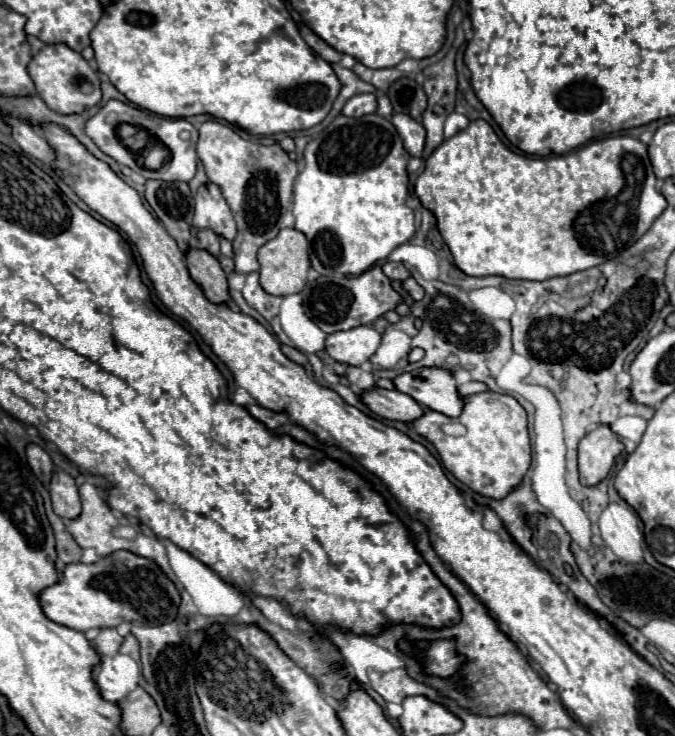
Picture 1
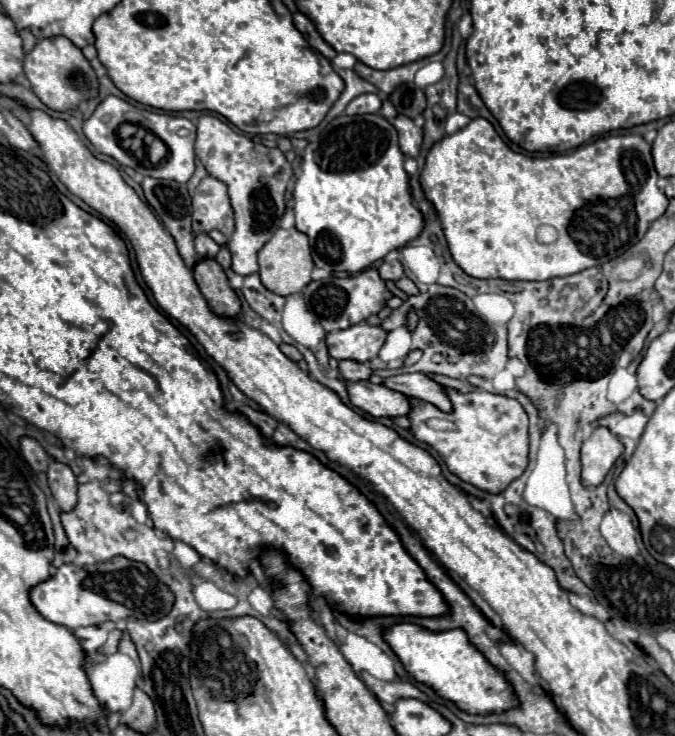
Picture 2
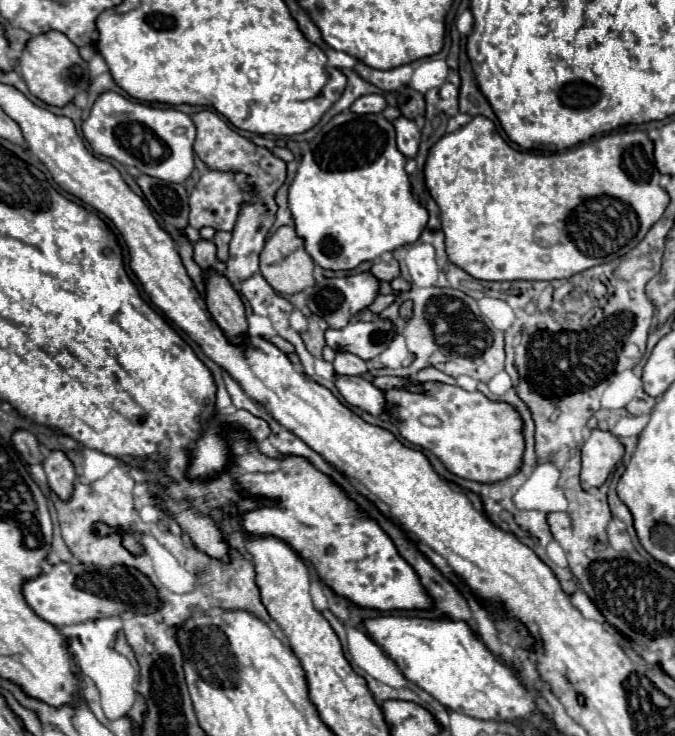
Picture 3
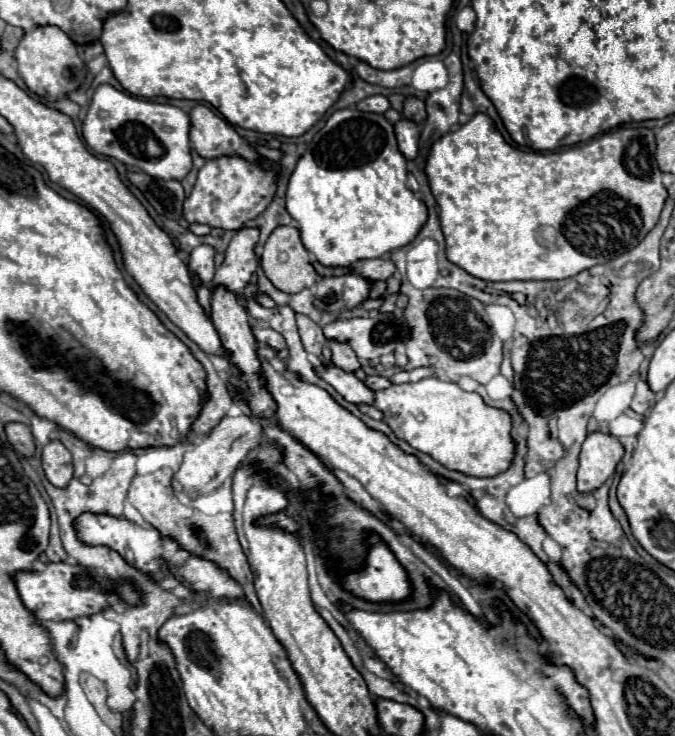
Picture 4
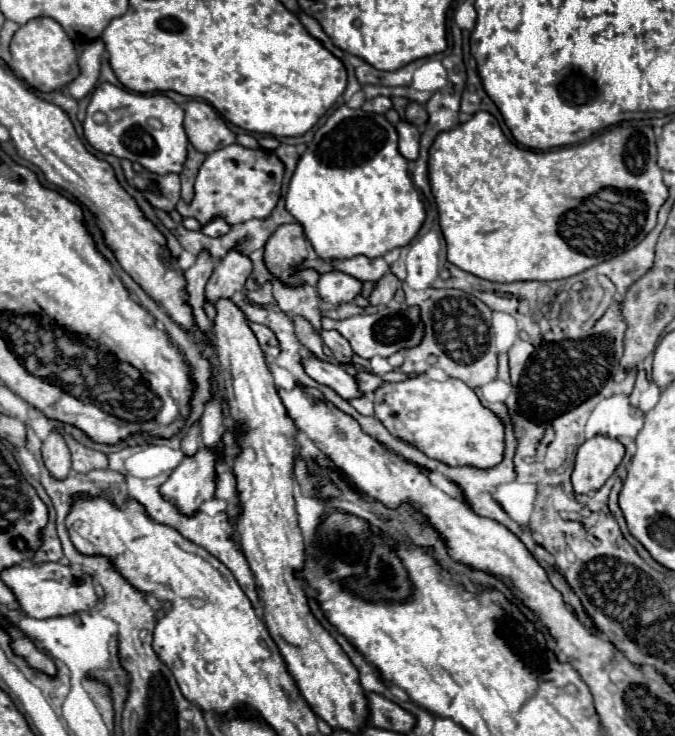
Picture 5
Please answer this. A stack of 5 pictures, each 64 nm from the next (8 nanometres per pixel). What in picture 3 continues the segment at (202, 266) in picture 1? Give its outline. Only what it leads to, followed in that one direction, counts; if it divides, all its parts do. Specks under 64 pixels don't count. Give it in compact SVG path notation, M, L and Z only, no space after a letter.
M214 270L206 274L206 306L216 324L222 328L224 336L228 336L228 342L244 346L248 336L244 304L232 284Z

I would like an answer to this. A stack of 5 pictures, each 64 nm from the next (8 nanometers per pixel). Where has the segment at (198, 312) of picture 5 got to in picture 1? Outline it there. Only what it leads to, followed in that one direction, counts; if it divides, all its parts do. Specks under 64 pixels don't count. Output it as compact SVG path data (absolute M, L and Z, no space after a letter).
M200 230L200 232L196 234L196 242L194 242L194 246L200 248L200 250L210 252L212 256L220 256L218 236L216 236L212 230Z

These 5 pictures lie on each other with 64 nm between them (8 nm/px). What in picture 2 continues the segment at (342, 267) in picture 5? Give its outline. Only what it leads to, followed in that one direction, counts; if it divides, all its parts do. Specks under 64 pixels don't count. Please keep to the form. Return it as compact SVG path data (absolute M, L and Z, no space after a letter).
M394 260L394 262L382 262L378 266L378 274L384 280L398 280L404 276L404 270L402 270L402 264L398 260Z

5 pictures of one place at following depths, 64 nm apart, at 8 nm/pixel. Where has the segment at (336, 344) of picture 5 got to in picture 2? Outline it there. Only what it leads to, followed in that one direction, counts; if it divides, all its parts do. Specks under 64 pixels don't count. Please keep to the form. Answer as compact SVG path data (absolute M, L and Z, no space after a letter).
M340 360L338 372L342 374L344 380L368 380L370 376L370 368L356 360Z

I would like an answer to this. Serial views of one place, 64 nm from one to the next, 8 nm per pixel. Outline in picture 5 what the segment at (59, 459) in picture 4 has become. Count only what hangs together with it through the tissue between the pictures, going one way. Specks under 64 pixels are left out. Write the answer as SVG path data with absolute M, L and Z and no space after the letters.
M52 430L44 440L42 440L42 458L50 474L58 480L68 476L70 470L70 450L64 442L64 438Z

